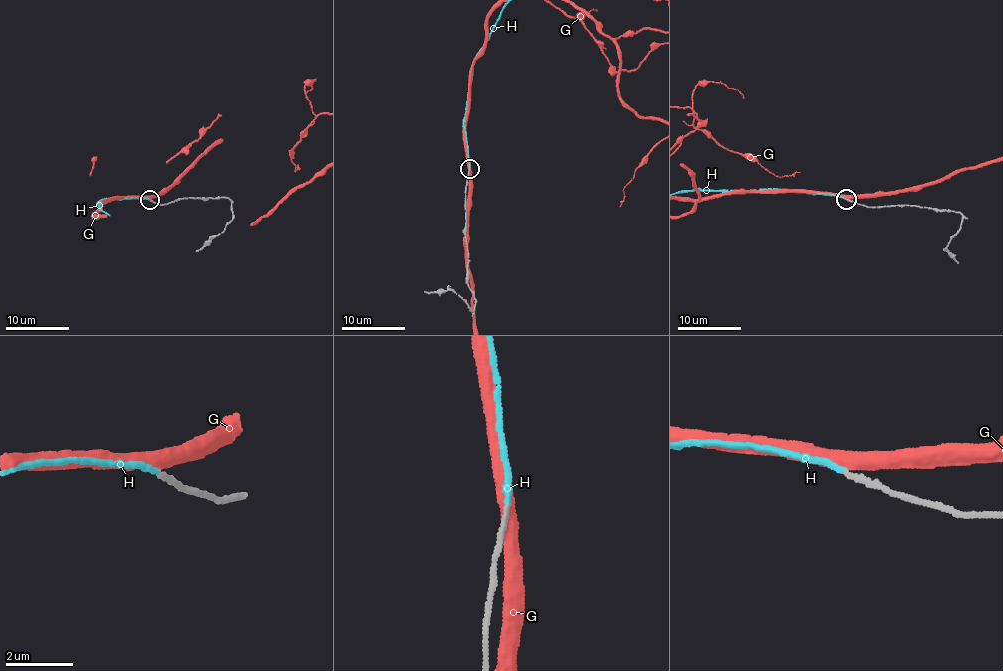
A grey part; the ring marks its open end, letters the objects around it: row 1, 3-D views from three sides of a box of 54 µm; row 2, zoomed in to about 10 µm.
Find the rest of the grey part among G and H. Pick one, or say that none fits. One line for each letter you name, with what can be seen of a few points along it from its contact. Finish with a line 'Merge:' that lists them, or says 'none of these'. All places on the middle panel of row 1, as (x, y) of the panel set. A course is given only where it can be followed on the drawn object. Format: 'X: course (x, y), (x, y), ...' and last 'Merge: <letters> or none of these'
Merge: H

